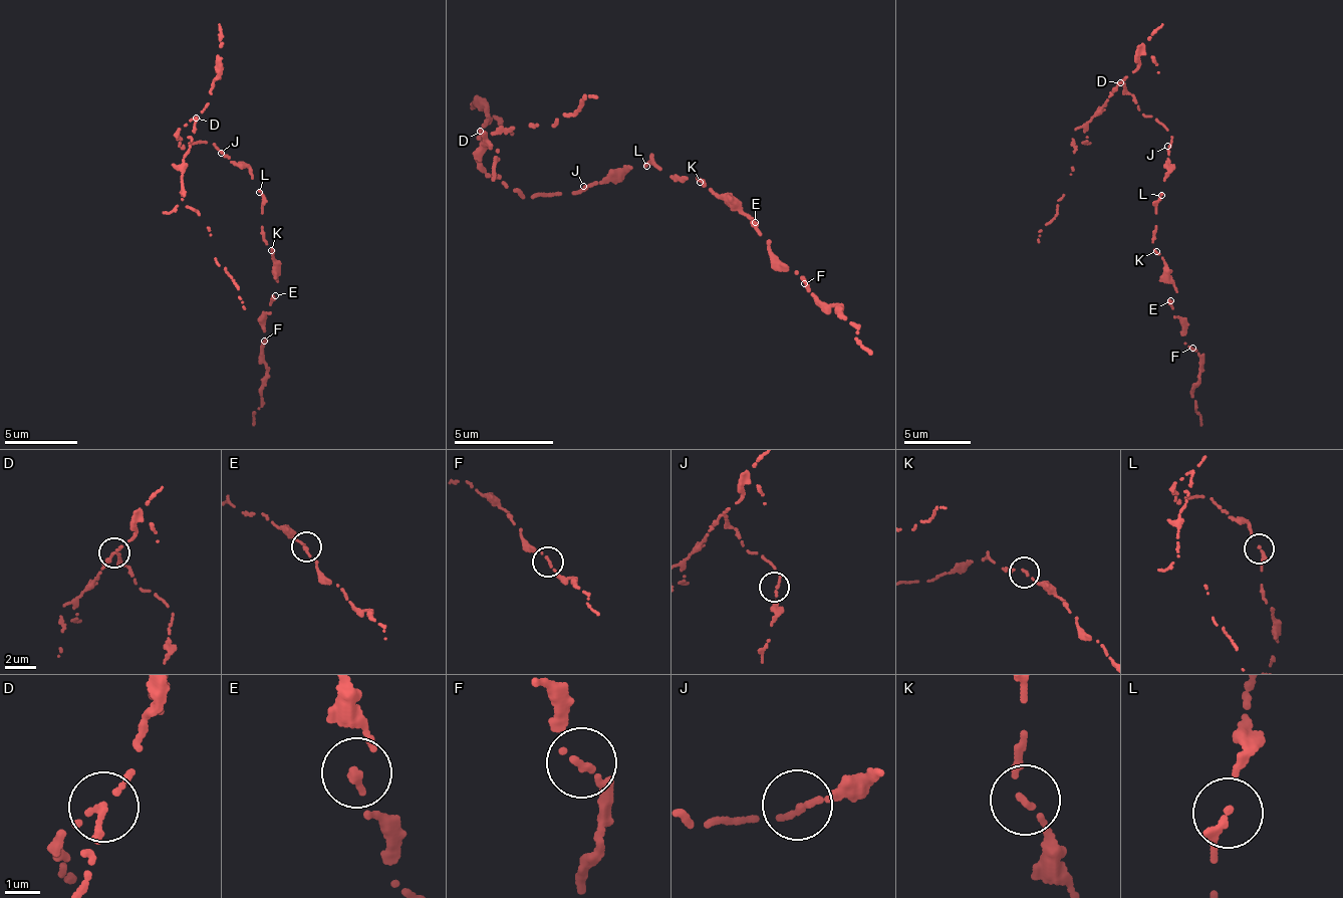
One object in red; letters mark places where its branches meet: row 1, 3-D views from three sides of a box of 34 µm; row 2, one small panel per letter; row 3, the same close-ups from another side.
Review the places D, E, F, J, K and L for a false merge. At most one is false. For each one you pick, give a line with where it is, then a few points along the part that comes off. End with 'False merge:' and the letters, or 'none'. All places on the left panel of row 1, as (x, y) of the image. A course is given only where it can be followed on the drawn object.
D: (196, 118) | (197, 117), (184, 165), (185, 198), (208, 228), (214, 258), (237, 285), (244, 310)
False merge: D

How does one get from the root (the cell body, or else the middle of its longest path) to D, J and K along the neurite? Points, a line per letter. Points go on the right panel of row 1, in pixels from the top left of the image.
D: (1169, 171), (1165, 166), (1171, 138), (1156, 118), (1139, 110), (1139, 104), (1121, 81)
J: (1169, 171), (1165, 166), (1167, 146)
K: (1169, 171), (1155, 206), (1155, 239), (1152, 242), (1156, 251)

